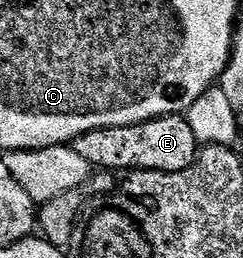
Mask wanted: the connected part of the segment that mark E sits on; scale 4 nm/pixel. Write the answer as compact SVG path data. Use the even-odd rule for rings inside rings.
M169 113L166 117L156 117L143 123L135 123L127 127L107 127L87 131L72 142L75 151L87 159L87 163L97 171L163 171L174 173L183 171L195 163L199 152L199 142L195 139L195 131L191 131L188 116L180 113Z

